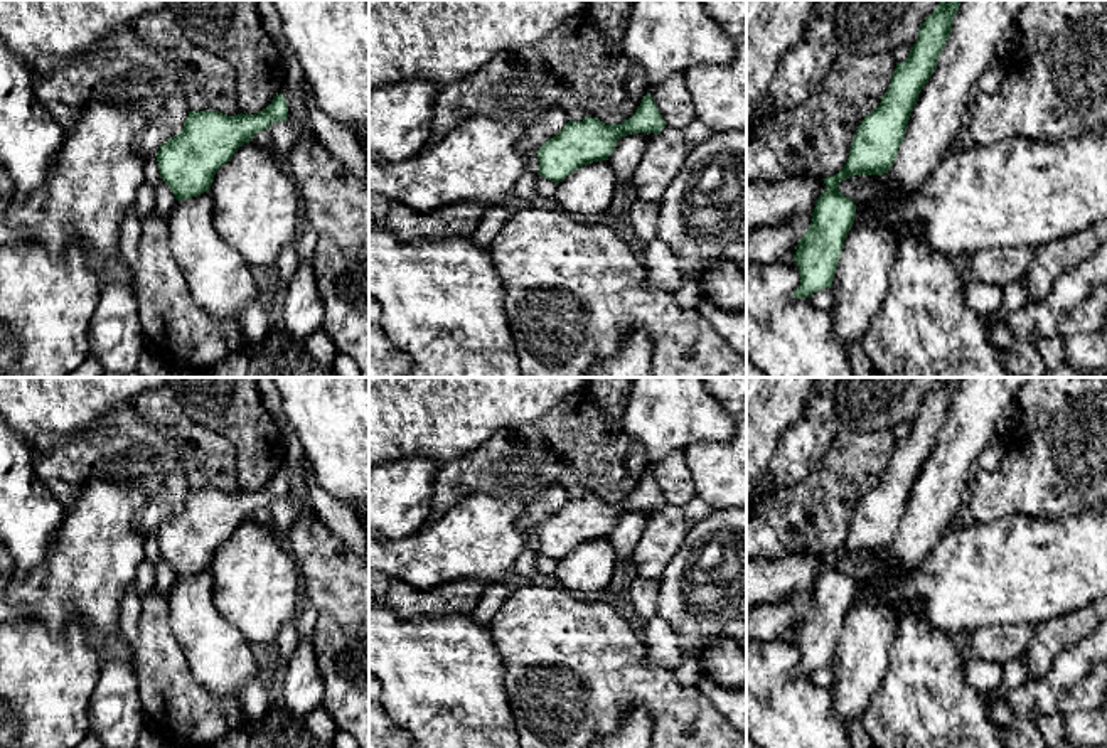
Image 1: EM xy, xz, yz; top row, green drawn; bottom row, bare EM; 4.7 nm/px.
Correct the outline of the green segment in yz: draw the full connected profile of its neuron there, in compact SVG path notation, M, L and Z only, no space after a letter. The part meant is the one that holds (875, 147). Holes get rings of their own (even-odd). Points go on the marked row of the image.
M940 2L927 17L908 59L896 64L890 89L881 98L878 110L864 116L856 130L844 168L824 179L827 189L819 197L810 227L794 254L800 286L792 298L810 298L819 290L832 286L844 239L856 219L854 200L844 197L837 187L849 177L885 175L893 167L918 94L937 69L939 57L950 37L960 2Z

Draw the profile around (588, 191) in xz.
M607 160L593 162L561 180L556 187L554 199L564 212L588 219L608 211L615 184L612 165Z

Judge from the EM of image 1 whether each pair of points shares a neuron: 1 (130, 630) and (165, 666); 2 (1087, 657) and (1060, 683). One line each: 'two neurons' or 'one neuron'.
1: two neurons
2: one neuron

